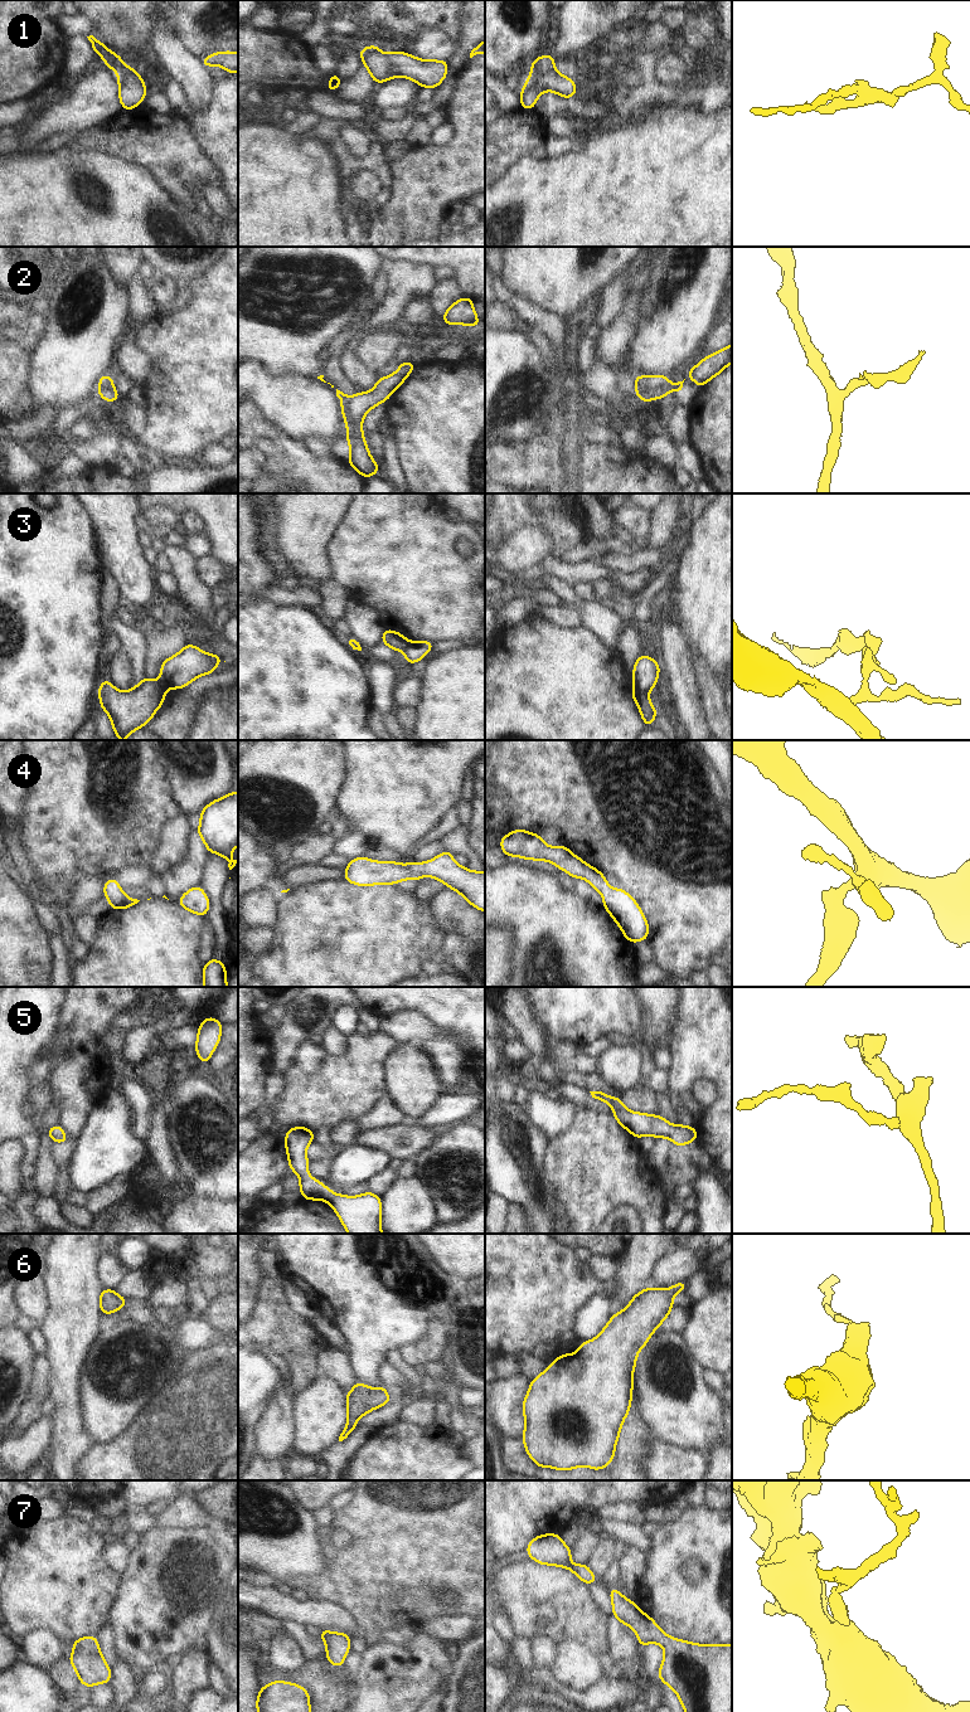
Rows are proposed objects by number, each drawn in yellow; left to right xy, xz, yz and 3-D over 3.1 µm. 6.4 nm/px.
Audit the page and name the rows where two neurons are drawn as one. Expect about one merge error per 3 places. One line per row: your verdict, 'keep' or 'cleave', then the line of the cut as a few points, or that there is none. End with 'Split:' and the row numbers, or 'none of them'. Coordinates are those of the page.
1: keep | no cut
2: cleave | yz (667, 387), (640, 388), (636, 392)
3: cleave | yz (634, 684), (646, 694)
4: keep | no cut
5: keep | no cut
6: keep | no cut
7: keep | no cut
Split: 2, 3

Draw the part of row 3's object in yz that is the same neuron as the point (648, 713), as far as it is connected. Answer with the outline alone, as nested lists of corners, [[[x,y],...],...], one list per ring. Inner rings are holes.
[[[635,685],[632,687],[632,700],[637,704],[641,718],[646,726],[653,726],[654,718],[658,714],[658,709],[650,704],[648,694],[641,692]]]

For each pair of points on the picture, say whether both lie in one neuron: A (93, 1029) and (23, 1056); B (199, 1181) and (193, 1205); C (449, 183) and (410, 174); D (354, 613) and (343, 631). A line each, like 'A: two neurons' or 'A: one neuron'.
A: two neurons
B: two neurons
C: one neuron
D: two neurons

